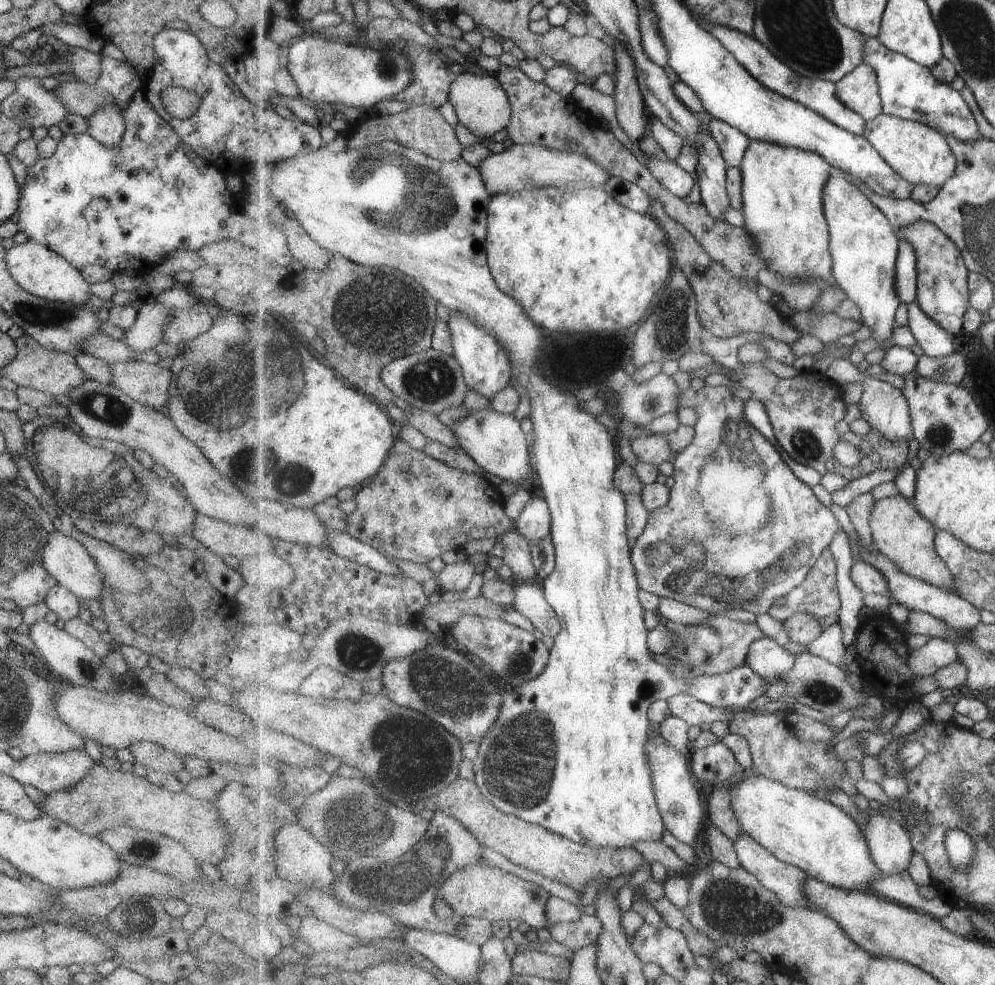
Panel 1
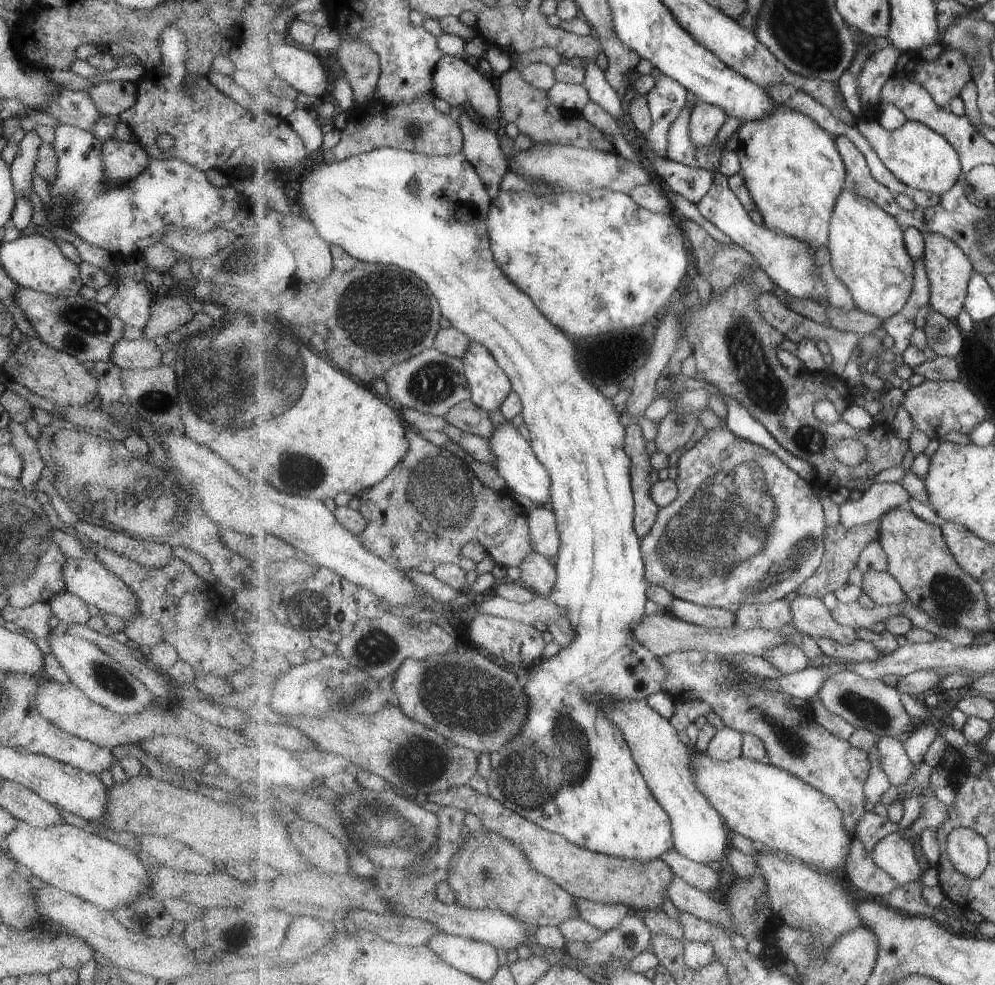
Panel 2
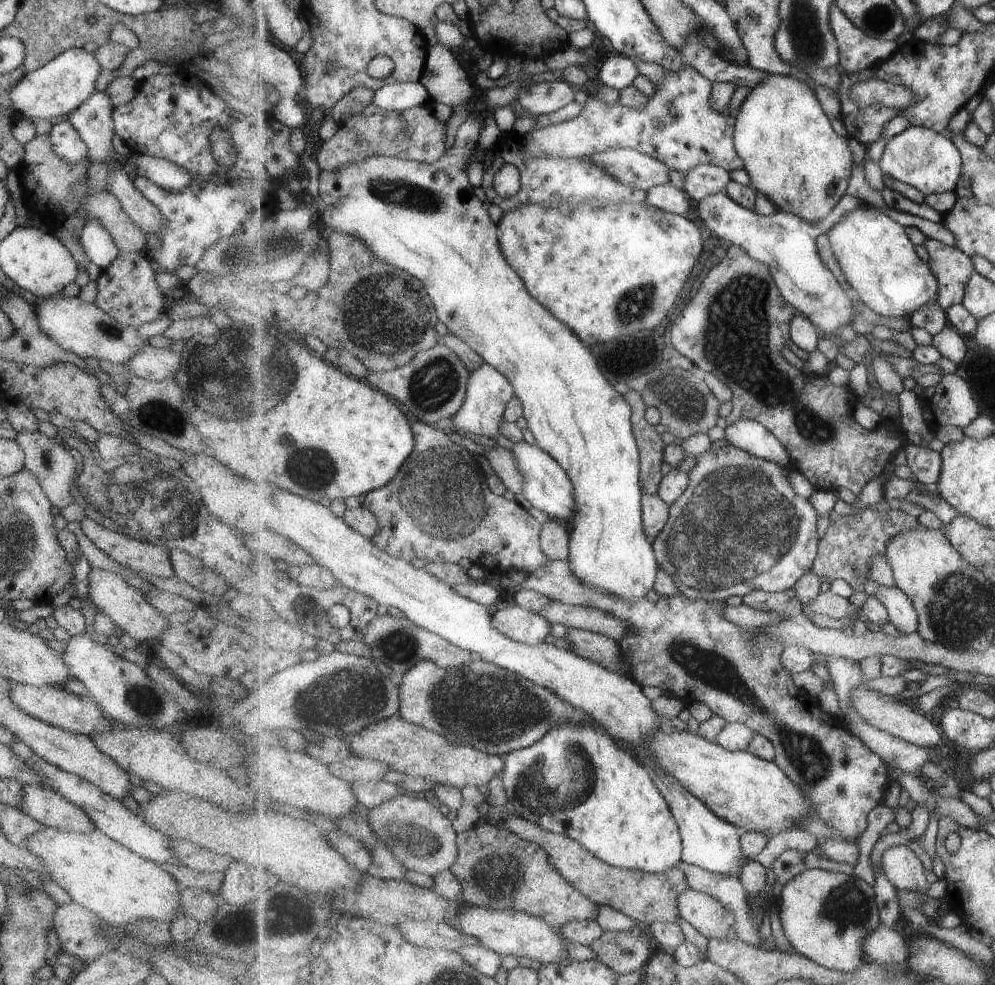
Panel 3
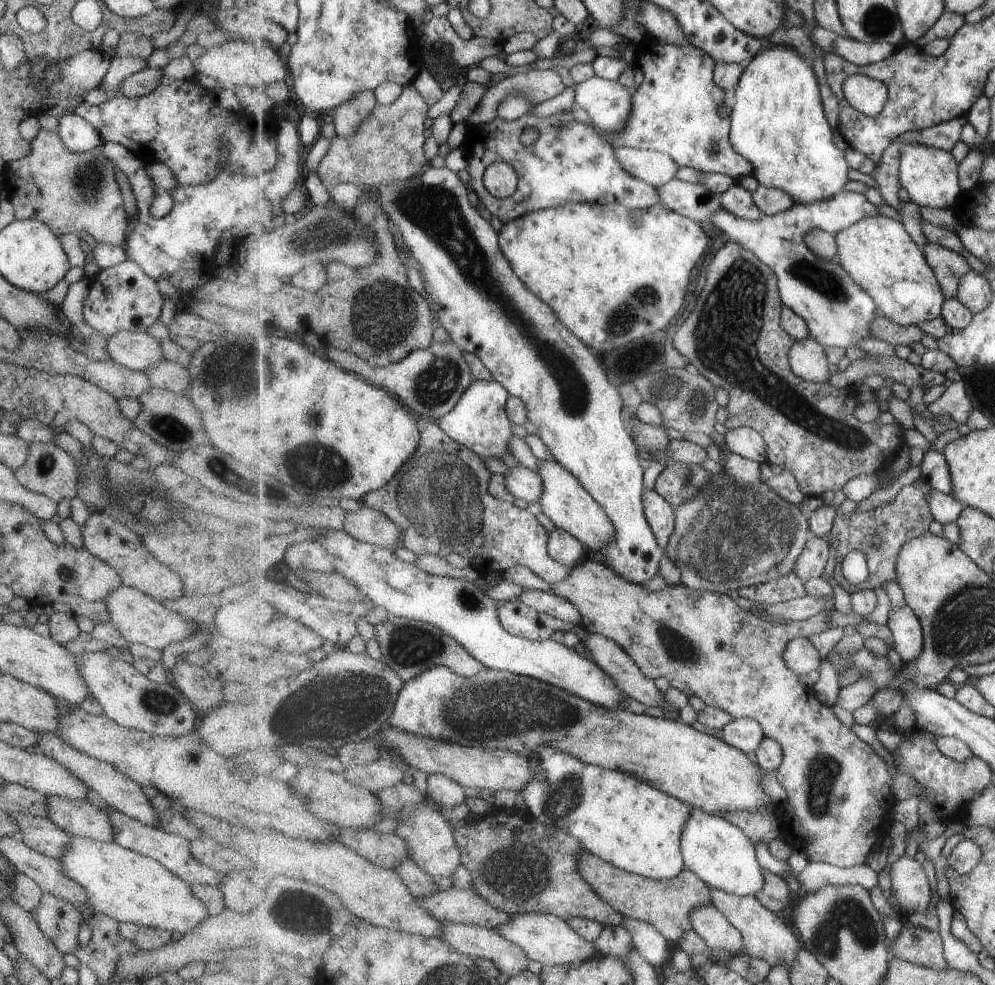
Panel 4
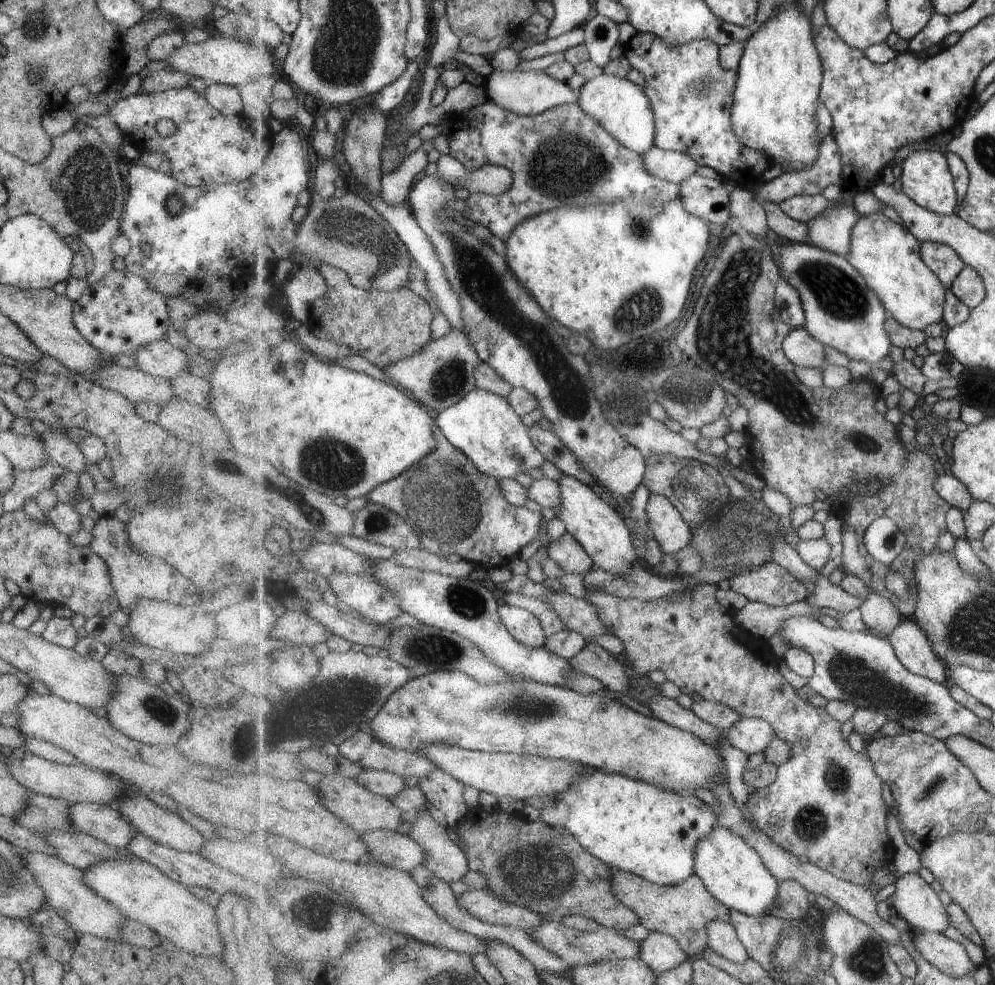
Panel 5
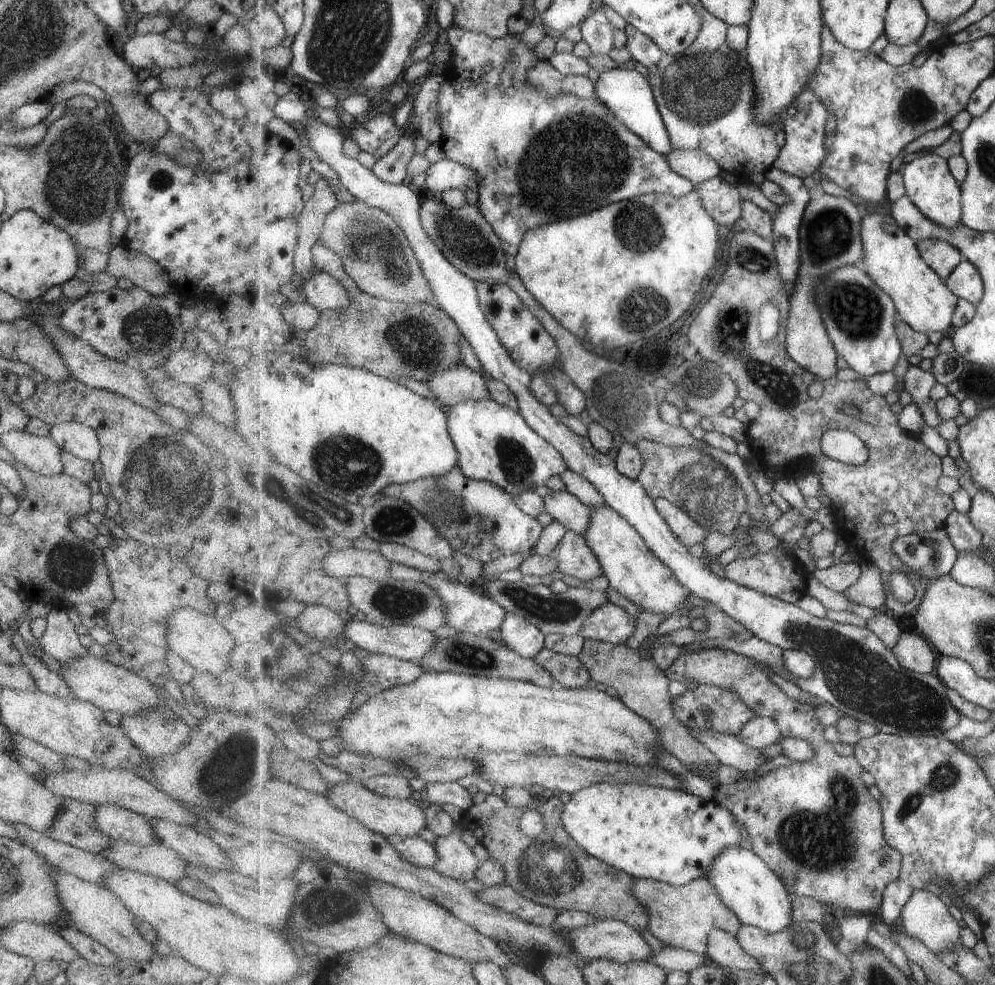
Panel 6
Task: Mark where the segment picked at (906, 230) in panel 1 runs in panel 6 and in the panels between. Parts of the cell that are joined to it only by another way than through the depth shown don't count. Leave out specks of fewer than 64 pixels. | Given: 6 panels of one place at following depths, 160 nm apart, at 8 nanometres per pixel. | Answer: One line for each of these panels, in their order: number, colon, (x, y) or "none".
2: (950, 270)
3: (953, 267)
4: (949, 266)
5: (942, 259)
6: (943, 257)

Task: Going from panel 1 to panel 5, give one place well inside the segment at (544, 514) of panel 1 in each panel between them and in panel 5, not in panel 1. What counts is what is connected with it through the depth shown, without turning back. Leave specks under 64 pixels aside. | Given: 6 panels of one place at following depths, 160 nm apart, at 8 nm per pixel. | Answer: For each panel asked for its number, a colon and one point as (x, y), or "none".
2: (545, 534)
3: (556, 539)
4: (565, 549)
5: (568, 554)

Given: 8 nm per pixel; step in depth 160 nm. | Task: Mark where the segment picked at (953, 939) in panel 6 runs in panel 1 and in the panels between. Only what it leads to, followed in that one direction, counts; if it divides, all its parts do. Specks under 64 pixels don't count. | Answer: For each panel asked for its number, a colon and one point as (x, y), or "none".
1: (890, 842)
2: (894, 854)
3: (902, 866)
4: (909, 880)
5: (915, 901)

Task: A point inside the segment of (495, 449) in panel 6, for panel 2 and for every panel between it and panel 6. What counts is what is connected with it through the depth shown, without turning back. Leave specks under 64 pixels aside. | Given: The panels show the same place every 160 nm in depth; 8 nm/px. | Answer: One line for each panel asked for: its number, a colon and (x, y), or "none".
2: (490, 385)
3: (489, 393)
4: (480, 421)
5: (484, 426)

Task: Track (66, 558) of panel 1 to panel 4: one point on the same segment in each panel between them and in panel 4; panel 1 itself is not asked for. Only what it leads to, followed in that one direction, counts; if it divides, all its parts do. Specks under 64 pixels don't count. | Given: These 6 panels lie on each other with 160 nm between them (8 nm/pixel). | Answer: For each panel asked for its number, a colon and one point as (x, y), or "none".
2: (86, 578)
3: (124, 605)
4: (140, 619)

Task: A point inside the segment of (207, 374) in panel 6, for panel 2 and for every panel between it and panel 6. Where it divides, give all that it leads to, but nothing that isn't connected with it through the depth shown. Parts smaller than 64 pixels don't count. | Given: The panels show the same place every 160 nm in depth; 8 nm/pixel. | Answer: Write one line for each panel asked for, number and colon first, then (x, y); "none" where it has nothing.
2: (84, 329)
3: (80, 327)
4: (136, 351)
5: (159, 359)

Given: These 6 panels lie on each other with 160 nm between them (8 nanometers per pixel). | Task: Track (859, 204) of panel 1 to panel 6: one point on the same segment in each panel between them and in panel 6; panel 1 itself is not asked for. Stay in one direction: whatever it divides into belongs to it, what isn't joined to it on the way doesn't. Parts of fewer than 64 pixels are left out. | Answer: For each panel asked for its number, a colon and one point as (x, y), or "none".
2: (868, 247)
3: (881, 262)
4: (880, 255)
5: (890, 257)
6: (924, 300)

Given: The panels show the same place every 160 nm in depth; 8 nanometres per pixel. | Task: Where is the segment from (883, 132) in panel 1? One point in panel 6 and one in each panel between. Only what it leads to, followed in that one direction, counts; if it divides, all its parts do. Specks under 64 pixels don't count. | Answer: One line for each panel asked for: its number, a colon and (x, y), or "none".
2: (923, 159)
3: (930, 161)
4: (930, 176)
5: (927, 179)
6: (930, 184)

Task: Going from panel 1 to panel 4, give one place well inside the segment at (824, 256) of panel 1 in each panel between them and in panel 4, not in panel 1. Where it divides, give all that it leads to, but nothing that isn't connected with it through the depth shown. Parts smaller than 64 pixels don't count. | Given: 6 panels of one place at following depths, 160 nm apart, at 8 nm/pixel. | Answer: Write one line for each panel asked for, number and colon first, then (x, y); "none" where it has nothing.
2: (793, 168)
3: (793, 156)
4: (777, 120)

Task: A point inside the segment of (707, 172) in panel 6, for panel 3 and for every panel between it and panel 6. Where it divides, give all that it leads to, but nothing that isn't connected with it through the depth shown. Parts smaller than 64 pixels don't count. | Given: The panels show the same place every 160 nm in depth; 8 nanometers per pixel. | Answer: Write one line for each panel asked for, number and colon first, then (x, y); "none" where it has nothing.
3: (631, 167)
4: (653, 167)
5: (676, 167)

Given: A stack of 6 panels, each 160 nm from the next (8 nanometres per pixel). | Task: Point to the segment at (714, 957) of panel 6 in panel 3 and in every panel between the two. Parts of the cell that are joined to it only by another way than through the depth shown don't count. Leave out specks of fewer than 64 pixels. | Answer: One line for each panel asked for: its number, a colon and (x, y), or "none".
3: (706, 914)
4: (710, 923)
5: (722, 938)

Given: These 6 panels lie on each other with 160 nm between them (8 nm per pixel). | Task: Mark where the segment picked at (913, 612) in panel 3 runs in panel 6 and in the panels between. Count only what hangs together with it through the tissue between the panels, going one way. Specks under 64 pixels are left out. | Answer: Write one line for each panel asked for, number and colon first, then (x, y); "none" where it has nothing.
4: (909, 637)
5: (912, 645)
6: (913, 652)

